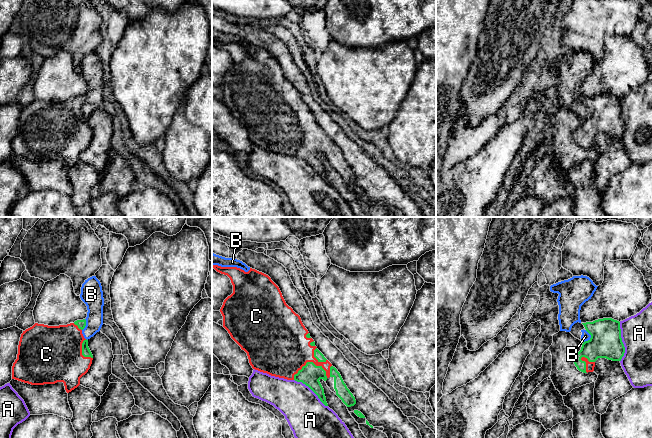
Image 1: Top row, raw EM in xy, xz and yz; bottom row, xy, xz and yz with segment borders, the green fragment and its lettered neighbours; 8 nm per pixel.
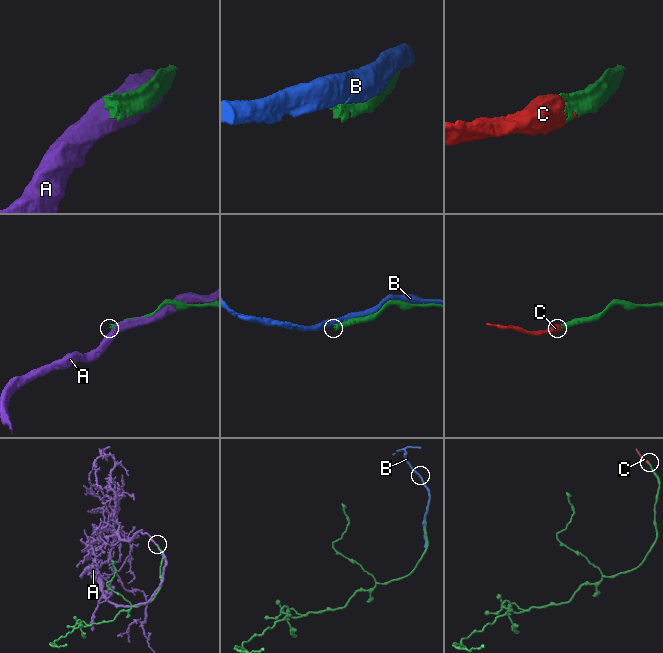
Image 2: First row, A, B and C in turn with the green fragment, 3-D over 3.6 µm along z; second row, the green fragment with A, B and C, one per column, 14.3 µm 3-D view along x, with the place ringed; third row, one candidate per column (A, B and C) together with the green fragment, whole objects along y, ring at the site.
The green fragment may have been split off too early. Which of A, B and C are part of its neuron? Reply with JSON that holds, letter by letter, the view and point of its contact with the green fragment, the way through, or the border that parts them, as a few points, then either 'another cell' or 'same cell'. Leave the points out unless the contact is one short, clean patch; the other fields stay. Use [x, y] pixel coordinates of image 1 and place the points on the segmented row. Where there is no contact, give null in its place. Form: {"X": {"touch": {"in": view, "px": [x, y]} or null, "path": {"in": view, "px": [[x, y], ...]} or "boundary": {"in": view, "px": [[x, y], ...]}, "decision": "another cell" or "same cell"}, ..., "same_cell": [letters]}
{"A": {"touch": {"in": "yz", "px": [622, 342]}, "decision": "another cell"}, "B": {"touch": {"in": "yz", "px": [591, 337]}, "decision": "another cell"}, "C": {"touch": {"in": "xz", "px": [310, 362]}, "decision": "same cell"}, "same_cell": ["C"]}

